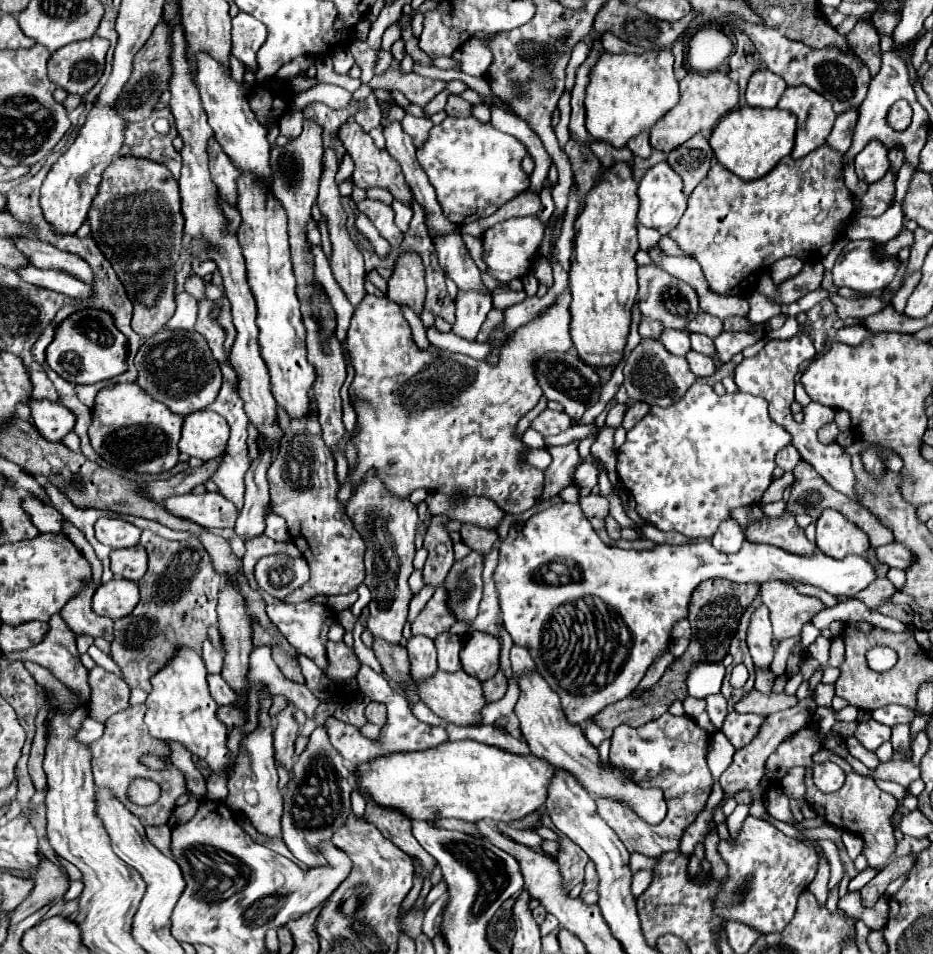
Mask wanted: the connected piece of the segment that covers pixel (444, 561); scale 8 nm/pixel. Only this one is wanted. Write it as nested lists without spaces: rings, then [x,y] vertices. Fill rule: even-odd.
[[[433,517],[431,527],[425,535],[425,547],[429,551],[429,559],[423,567],[423,579],[427,585],[441,585],[443,577],[447,577],[451,565],[453,565],[453,543],[449,539],[449,533],[445,531],[447,517]]]

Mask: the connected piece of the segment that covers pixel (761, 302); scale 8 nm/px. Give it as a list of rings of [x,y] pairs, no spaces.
[[[758,292],[752,293],[748,298],[750,305],[747,318],[754,323],[768,322],[769,319],[781,313],[781,307],[775,304],[772,299]]]

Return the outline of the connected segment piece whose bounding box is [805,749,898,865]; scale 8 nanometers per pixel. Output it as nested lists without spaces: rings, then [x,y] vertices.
[[[821,749],[819,753],[813,755],[813,763],[823,763],[823,761],[835,761],[843,771],[845,771],[845,785],[837,791],[837,793],[821,793],[815,783],[811,781],[812,769],[807,769],[807,775],[805,775],[805,785],[807,785],[807,793],[805,793],[805,801],[819,813],[819,817],[831,825],[837,825],[849,833],[855,833],[855,835],[861,835],[865,839],[865,851],[863,855],[867,857],[869,865],[885,865],[887,859],[891,857],[891,853],[895,851],[895,837],[893,837],[893,827],[889,823],[889,818],[896,811],[898,801],[897,799],[879,789],[875,785],[873,779],[869,777],[863,777],[859,773],[853,771],[853,767],[837,757],[835,753],[827,751],[827,749]]]

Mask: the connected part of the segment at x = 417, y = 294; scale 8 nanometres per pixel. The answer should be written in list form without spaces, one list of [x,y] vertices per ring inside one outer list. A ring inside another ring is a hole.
[[[405,251],[397,257],[393,275],[389,277],[387,297],[413,307],[419,315],[425,301],[425,265],[415,251]]]

